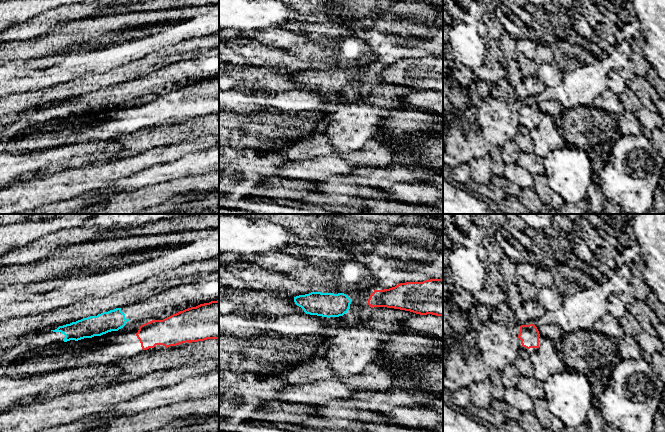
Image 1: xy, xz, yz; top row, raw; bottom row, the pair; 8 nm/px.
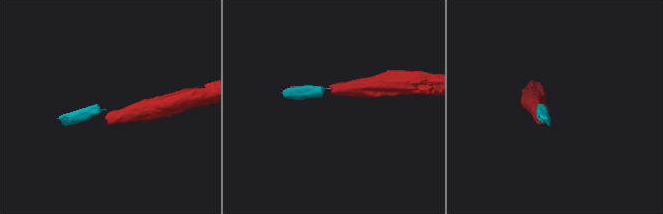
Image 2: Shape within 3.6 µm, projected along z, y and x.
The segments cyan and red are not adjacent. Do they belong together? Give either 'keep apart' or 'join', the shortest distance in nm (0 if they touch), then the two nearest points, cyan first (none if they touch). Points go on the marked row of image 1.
keep apart; 100 nm apart; from cyan across xy (128, 320), (139, 326)

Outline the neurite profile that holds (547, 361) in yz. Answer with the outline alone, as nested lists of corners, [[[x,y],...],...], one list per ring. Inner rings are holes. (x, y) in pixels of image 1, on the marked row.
[[[539,337],[539,349],[530,355],[530,359],[533,364],[533,376],[543,382],[551,375],[566,370],[555,343],[547,337]]]

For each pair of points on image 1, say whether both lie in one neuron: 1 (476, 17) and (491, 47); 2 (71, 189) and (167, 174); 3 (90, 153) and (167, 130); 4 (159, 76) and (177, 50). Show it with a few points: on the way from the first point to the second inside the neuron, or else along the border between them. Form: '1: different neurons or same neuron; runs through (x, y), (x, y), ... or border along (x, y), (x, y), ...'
1: different neurons; border along (475, 27), (482, 37), (487, 35)
2: different neurons; border along (133, 174), (116, 179), (98, 189)
3: different neurons; border along (122, 147), (111, 157), (101, 159)
4: different neurons; border along (190, 58), (167, 63), (147, 75)

